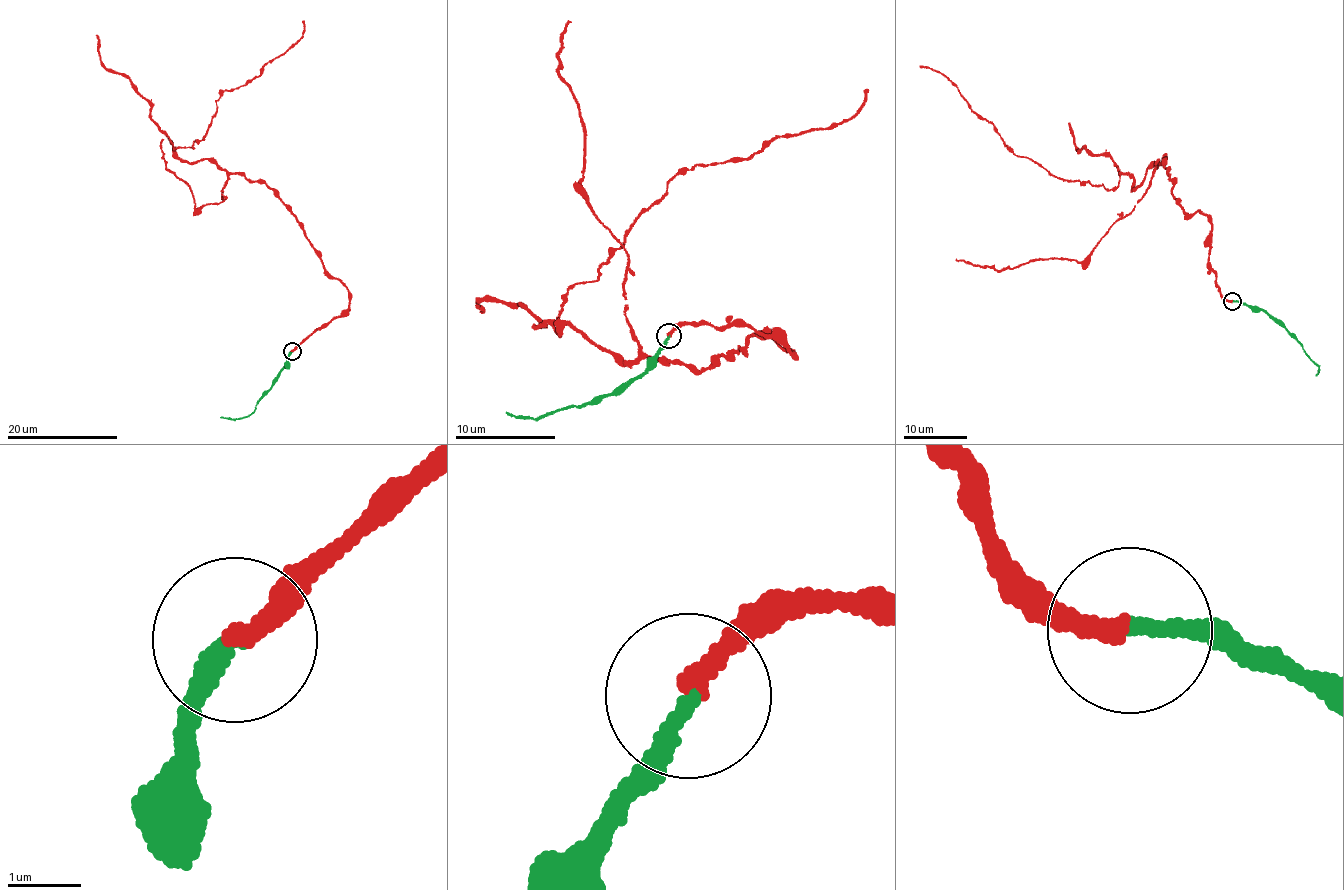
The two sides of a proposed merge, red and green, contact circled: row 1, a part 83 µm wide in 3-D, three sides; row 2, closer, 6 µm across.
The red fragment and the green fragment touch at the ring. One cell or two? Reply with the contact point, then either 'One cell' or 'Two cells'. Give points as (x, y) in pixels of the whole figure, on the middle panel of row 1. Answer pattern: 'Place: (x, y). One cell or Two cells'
Place: (668, 336). One cell

